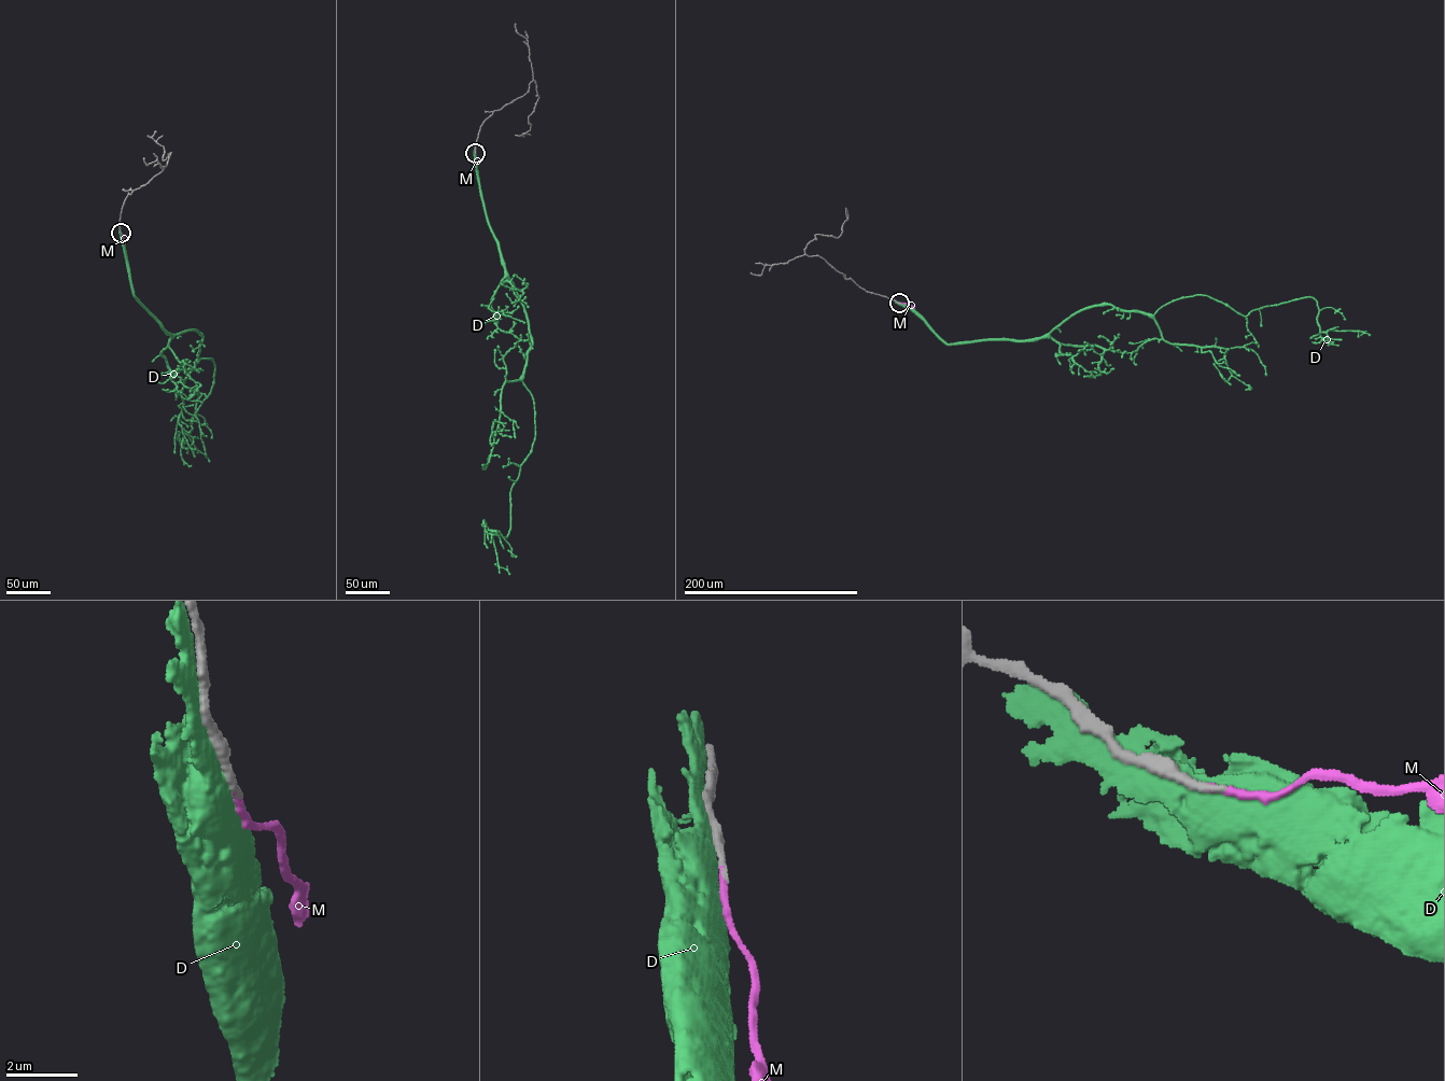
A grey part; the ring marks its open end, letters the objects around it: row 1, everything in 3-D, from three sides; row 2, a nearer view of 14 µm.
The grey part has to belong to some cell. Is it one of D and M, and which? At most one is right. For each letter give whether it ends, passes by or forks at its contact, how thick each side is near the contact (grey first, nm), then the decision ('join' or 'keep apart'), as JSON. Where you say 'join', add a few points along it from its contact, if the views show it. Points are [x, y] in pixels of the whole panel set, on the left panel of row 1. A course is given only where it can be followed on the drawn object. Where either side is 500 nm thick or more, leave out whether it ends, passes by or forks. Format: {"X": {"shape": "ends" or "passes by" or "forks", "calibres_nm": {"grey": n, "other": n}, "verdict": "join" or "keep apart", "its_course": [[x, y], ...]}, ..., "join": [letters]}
{"D": {"calibres_nm": {"grey": 320, "other": 550}, "verdict": "keep apart"}, "M": {"shape": "ends", "calibres_nm": {"grey": 200, "other": 160}, "verdict": "join"}, "join": ["M"]}

